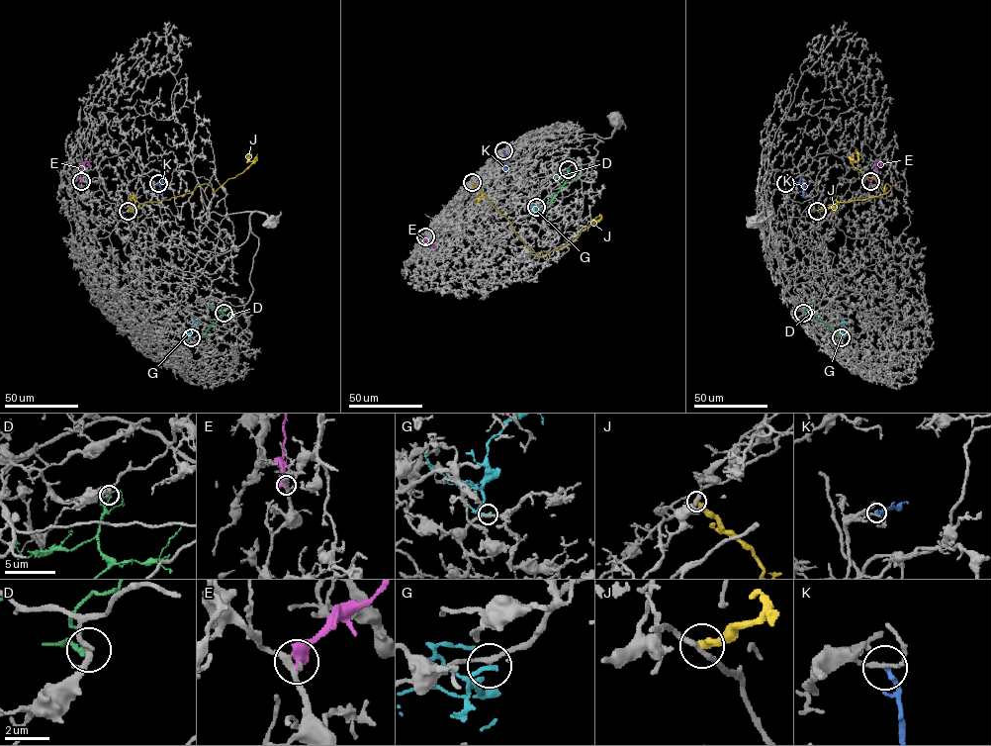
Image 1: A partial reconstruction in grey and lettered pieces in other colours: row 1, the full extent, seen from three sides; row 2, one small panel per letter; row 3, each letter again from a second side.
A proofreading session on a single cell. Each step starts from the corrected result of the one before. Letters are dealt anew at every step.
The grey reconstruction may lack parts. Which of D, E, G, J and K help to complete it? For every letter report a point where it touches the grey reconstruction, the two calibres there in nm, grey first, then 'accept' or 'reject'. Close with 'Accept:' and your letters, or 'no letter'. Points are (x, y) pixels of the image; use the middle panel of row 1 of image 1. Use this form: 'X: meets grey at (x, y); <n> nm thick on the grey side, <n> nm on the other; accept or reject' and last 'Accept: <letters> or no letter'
D: meets grey at (568, 169); 300 nm thick on the grey side, 160 nm on the other; reject
E: meets grey at (425, 236); 280 nm thick on the grey side, 650 nm on the other; reject
G: meets grey at (536, 207); 190 nm thick on the grey side, 240 nm on the other; reject
J: meets grey at (472, 182); 260 nm thick on the grey side, 400 nm on the other; reject
K: meets grey at (503, 150); 160 nm thick on the grey side, 280 nm on the other; reject
Accept: no letter

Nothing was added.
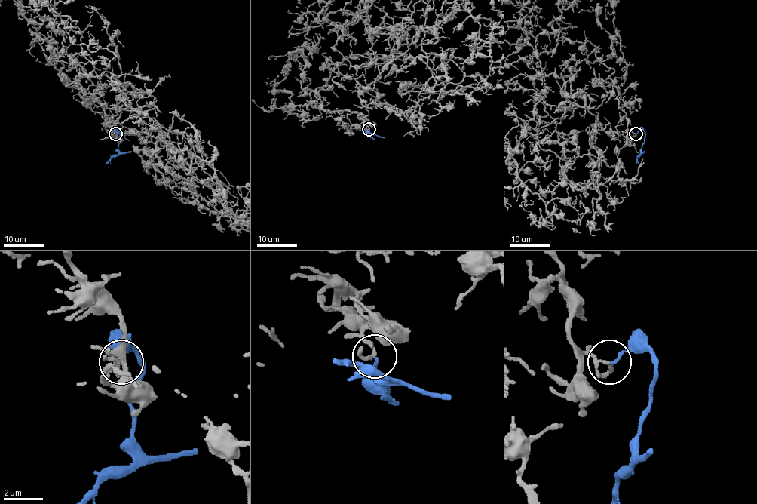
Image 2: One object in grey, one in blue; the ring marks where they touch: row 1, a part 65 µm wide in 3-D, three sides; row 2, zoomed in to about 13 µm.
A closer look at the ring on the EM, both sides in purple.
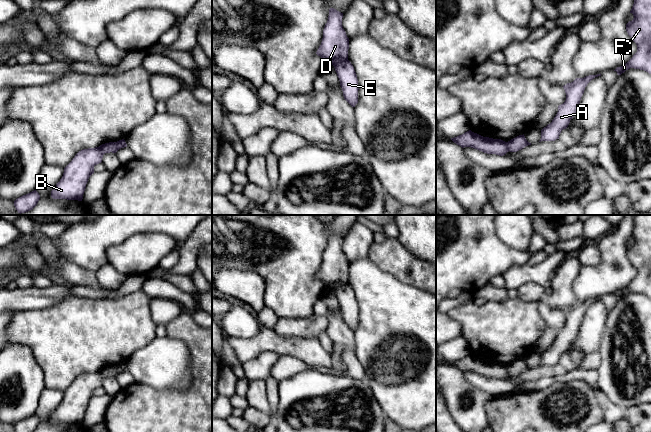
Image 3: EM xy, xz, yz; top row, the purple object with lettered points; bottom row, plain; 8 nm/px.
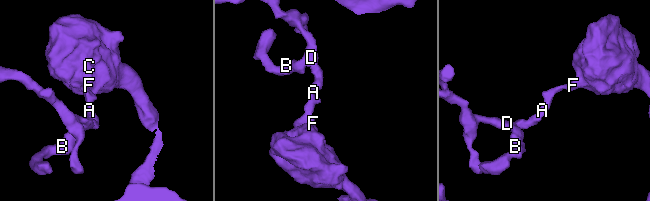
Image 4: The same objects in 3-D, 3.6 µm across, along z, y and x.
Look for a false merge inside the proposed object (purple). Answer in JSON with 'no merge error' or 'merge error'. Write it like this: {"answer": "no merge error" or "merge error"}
{"answer": "merge error"}

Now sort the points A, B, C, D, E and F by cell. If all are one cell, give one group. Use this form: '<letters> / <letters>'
A C E F / B D

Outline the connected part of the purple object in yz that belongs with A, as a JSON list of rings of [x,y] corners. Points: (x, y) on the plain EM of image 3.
[[[589,299],[584,302],[576,302],[573,306],[563,310],[566,317],[566,324],[558,330],[558,336],[552,346],[541,354],[541,365],[555,365],[563,353],[566,353],[570,344],[577,336],[581,321],[587,308],[595,301],[601,300]]]

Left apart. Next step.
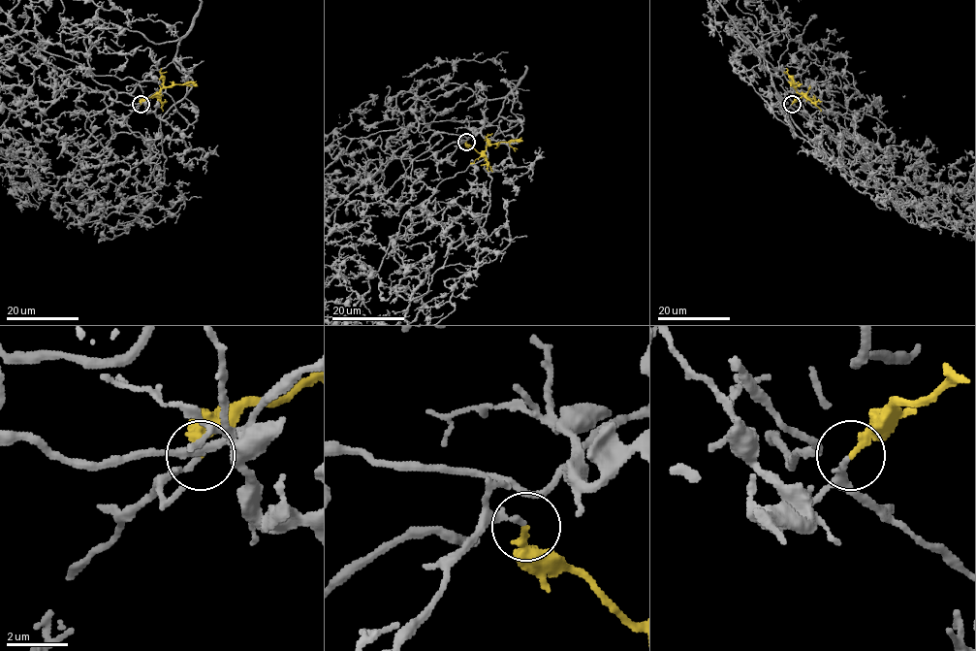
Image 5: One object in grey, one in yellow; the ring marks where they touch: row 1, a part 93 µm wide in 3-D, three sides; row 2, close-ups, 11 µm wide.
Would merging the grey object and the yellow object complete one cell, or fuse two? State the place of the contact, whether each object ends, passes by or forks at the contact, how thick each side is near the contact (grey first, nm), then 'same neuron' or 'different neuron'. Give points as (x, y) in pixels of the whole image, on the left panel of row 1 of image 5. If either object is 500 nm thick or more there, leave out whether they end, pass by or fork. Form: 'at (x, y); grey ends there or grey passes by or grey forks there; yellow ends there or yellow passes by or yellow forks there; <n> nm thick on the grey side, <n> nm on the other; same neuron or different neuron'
at (141, 104); grey ends there; yellow ends there; 180 nm thick on the grey side, 240 nm on the other; same neuron

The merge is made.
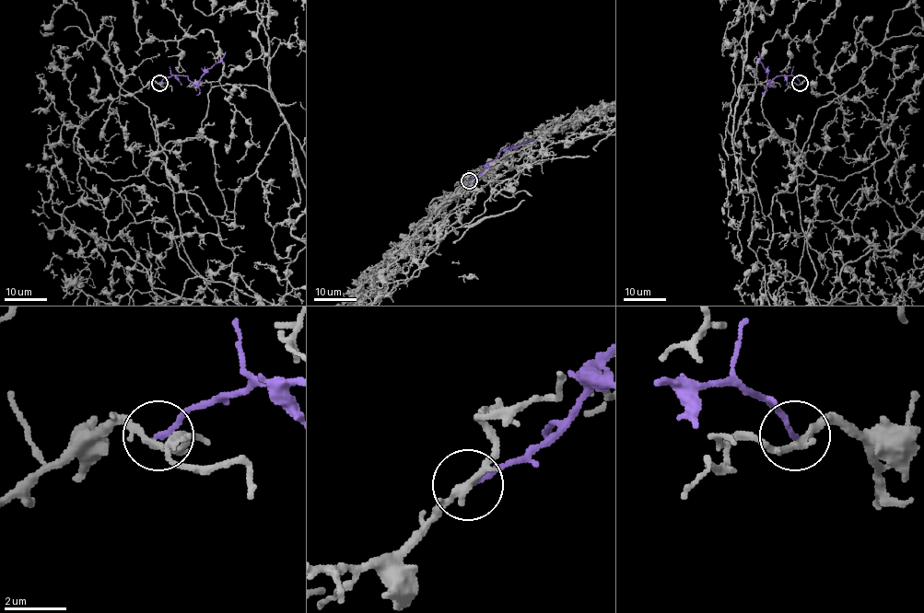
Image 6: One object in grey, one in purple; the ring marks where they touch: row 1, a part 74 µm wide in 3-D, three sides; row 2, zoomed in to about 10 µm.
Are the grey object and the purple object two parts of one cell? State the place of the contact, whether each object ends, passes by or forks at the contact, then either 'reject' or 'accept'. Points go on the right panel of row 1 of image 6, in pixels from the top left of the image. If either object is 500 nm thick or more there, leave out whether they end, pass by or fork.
(800, 83) | grey passes by | purple ends | reject

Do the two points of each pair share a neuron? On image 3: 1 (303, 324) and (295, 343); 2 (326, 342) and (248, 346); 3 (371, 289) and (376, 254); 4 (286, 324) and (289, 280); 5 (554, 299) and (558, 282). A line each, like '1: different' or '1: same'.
1: different
2: different
3: different
4: different
5: same

